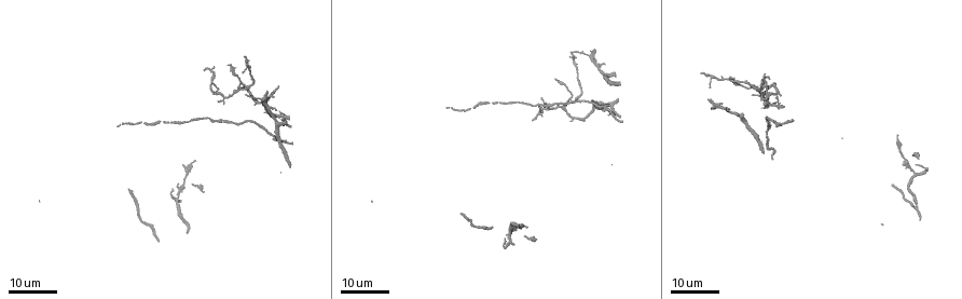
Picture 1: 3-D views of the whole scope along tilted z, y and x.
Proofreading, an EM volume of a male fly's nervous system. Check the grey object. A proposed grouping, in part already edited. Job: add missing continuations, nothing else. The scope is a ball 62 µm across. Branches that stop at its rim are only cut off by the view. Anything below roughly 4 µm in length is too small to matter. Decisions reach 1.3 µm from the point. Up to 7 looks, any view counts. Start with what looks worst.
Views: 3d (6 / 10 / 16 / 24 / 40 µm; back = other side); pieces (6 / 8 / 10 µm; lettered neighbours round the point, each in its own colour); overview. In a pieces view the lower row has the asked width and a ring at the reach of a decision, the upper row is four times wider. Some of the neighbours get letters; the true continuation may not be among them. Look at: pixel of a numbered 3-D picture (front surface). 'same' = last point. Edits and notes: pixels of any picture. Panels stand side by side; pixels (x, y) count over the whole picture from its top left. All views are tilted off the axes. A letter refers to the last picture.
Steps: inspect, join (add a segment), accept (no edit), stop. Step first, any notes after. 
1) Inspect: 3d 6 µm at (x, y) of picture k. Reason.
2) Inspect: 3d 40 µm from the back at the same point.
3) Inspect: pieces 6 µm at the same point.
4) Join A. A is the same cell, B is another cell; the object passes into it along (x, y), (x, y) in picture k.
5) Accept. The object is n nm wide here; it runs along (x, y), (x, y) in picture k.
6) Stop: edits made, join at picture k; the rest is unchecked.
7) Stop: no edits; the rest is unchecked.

Inspect: 3d 16 µm at (770, 77) of picture 1. Branch stops here.

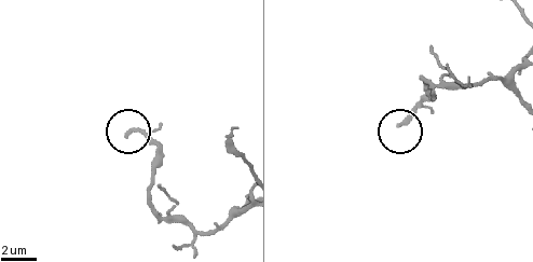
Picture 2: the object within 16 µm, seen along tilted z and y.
Inspect: pieces 8 µm at (400, 127) of picture 2. See the neighbours.

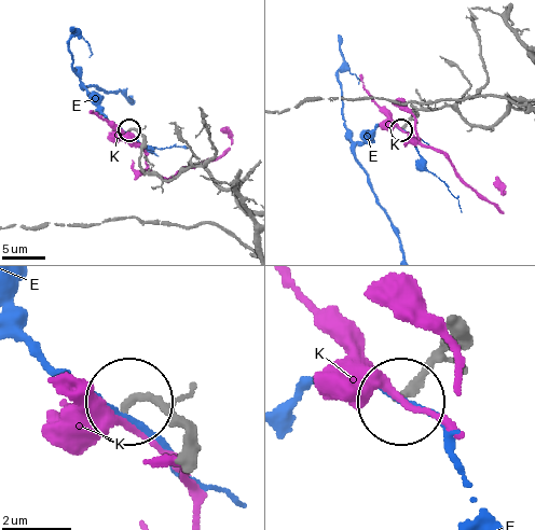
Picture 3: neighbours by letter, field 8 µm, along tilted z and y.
Accept. E and K are other cells; no lettered segment goes on from it.

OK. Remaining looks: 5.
Inspect: 3d 16 µm at (247, 95) of picture 1. Tapers out.

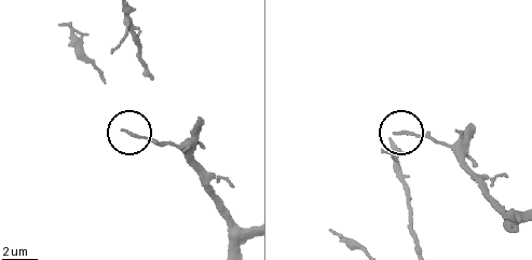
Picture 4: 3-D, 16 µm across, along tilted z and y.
Inspect: pieces 10 µm at (122, 130) of picture 4.

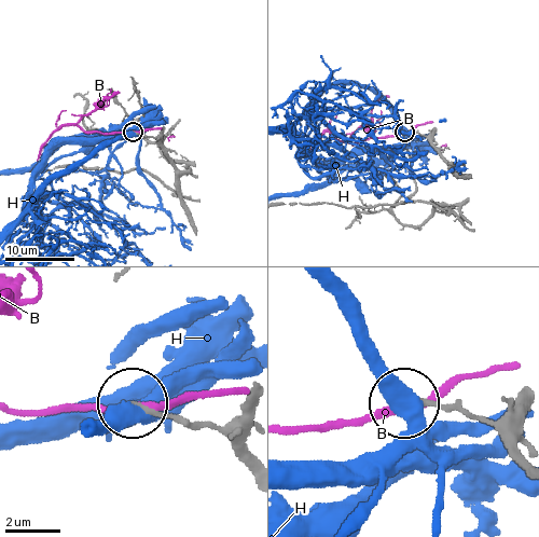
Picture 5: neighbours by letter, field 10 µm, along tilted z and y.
Accept. The object is 140 nm wide here; B and H are other cells; none of them fits.

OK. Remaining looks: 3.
Inspect: 3d 24 µm at (229, 67) of picture 1. Free end.

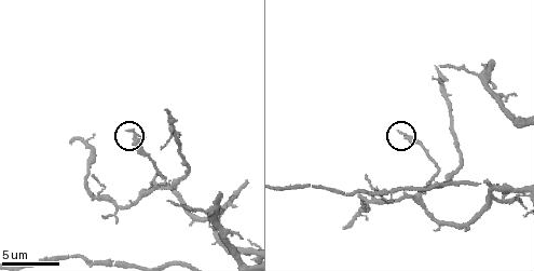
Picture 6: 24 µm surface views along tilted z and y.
Inspect: pieces 8 µm at (128, 130) of picture 6.

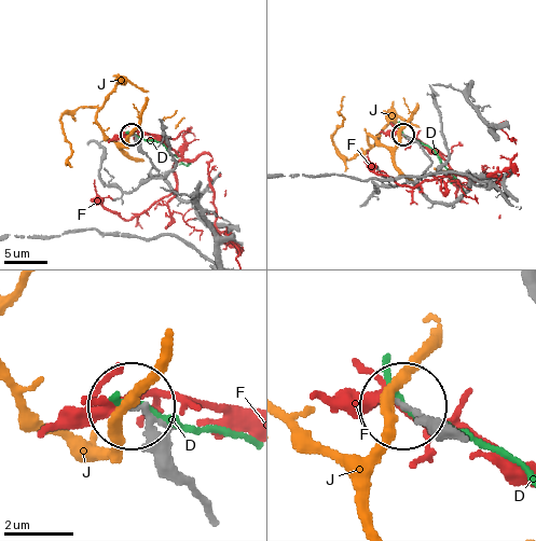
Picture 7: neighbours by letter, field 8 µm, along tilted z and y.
Accept. D, F and J are other cells; it runs along (452, 434), (402, 407) in picture 7; none of them fits.

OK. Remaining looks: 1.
Inspect: pieces 8 µm at (366, 175) of picture 6. An open end.

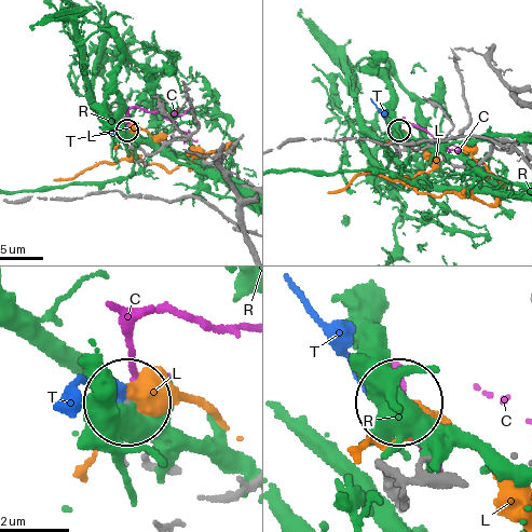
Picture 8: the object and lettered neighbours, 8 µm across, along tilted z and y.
Accept. The object is 140 nm wide here; C, L, R and T are other cells; no lettered segment goes on from it.

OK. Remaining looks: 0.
Stop: no edits; the rest is unchecked.

